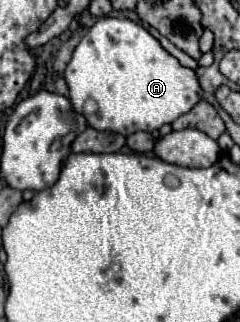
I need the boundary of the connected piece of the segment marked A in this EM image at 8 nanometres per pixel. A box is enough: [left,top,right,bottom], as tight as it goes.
[64,18,202,136]

